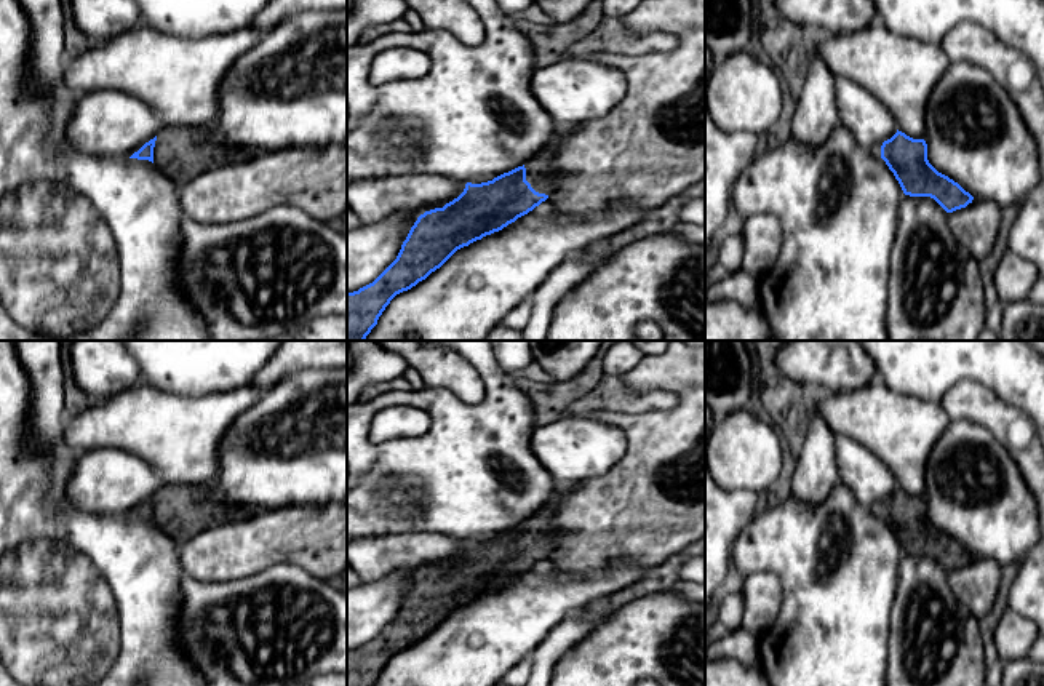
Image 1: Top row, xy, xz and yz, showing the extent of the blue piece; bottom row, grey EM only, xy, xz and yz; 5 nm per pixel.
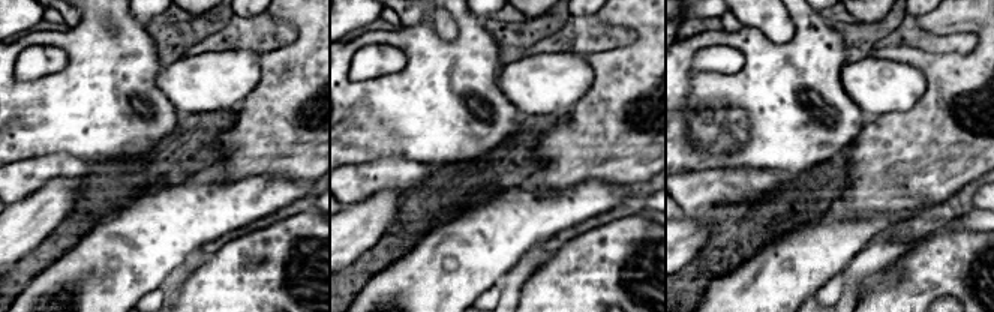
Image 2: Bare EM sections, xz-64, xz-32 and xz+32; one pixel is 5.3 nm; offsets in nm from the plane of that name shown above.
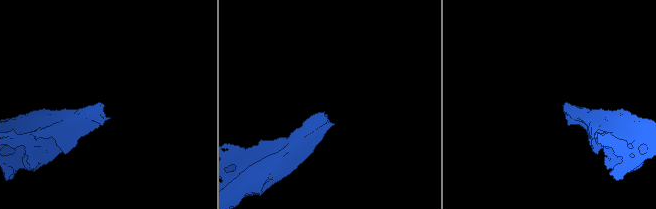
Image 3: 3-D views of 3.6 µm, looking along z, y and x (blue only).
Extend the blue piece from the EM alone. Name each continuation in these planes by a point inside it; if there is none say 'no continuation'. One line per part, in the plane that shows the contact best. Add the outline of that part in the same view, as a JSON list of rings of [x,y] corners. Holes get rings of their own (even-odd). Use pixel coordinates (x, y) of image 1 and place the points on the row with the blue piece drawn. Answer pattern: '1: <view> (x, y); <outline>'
1: xz (539, 168); [[[577,125],[558,126],[553,139],[524,163],[526,181],[536,192],[548,195],[552,187],[552,160],[556,154],[558,142],[563,136],[572,133],[576,128]]]

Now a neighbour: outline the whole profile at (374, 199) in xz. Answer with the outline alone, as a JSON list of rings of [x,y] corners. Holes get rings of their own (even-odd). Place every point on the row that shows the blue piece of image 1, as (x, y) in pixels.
[[[408,173],[368,177],[347,187],[347,206],[363,224],[373,224],[404,209],[420,216],[425,211],[443,208],[464,189],[464,182],[436,174]]]

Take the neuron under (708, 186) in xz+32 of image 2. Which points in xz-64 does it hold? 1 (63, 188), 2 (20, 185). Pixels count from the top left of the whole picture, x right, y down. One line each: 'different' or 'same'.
1: different
2: same

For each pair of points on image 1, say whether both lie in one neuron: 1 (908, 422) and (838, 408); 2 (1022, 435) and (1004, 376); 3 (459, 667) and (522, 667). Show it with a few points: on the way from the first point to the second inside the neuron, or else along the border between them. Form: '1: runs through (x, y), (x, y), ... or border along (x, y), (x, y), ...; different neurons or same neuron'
1: runs through (891, 422), (875, 414), (856, 413); same neuron
2: border along (984, 384), (1027, 416); different neurons
3: border along (528, 656), (509, 669); different neurons

